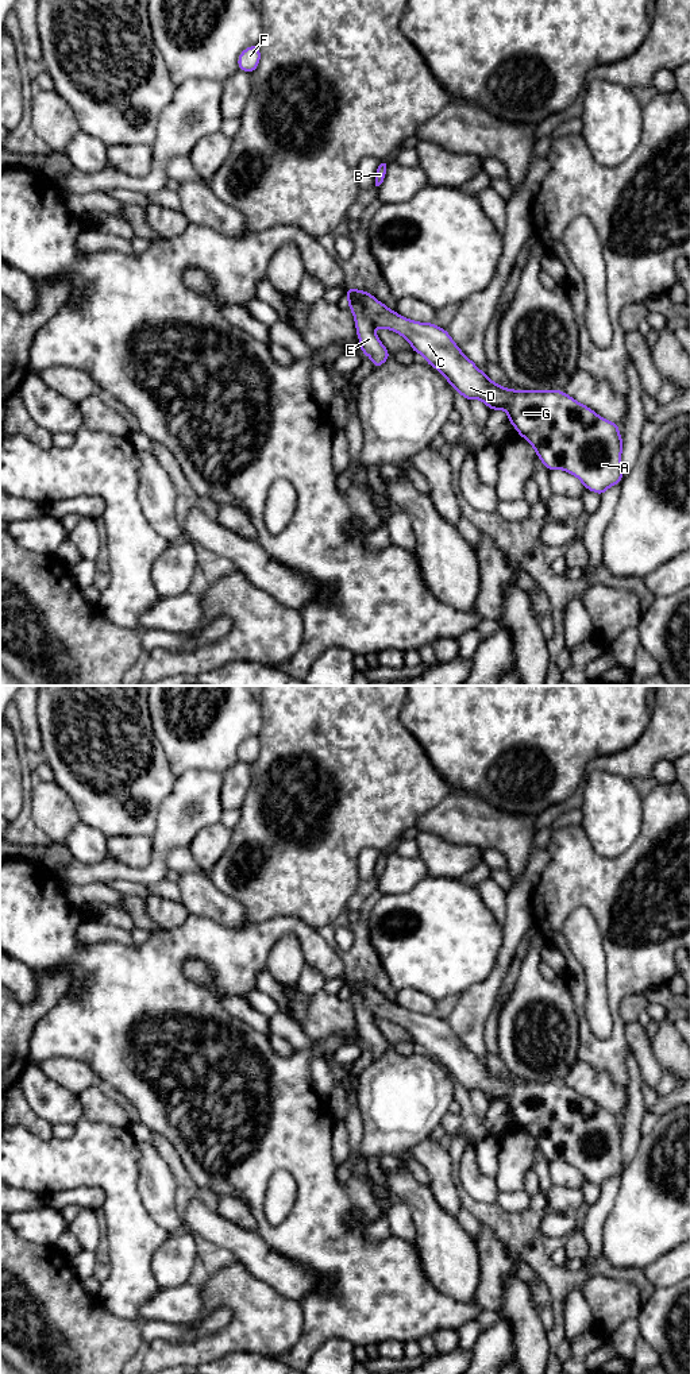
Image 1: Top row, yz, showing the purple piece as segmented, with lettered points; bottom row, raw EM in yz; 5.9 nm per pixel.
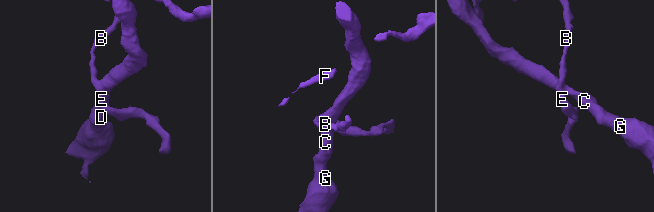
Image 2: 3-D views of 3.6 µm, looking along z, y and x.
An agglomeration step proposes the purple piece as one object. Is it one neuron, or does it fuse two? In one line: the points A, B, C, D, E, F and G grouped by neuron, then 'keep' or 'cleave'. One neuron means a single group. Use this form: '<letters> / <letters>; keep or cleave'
A C D G / B E F; cleave

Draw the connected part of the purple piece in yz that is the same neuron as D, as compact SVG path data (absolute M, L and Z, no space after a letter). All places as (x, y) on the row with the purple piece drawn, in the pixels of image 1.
M346 287L348 304L359 301L369 320L378 328L390 329L405 337L413 352L421 354L469 402L479 398L493 410L506 410L508 421L536 451L548 471L564 470L575 475L585 489L602 495L624 478L621 452L622 436L618 424L598 416L589 406L579 404L563 390L512 390L501 387L481 371L451 339L450 333L433 323L419 323L400 316L379 302L373 294Z

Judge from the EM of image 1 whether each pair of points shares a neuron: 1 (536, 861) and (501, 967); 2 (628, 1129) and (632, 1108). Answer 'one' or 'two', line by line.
1: one
2: one

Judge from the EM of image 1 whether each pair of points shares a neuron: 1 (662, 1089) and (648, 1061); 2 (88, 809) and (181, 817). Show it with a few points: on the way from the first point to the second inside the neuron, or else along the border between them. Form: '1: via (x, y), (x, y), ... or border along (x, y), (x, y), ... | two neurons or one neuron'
1: border along (663, 1072), (655, 1088) | two neurons
2: border along (173, 787), (158, 810), (157, 825), (150, 836) | two neurons

